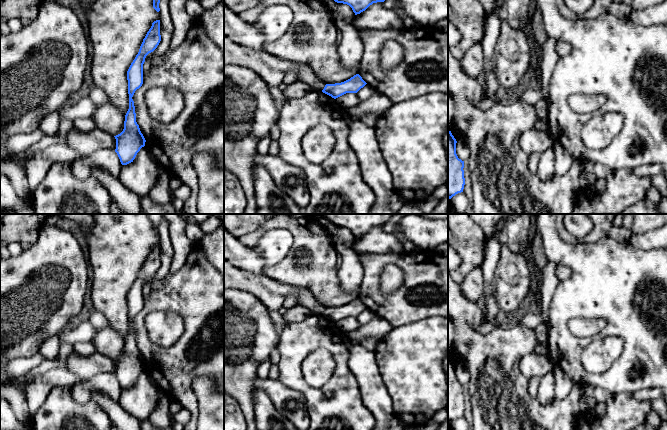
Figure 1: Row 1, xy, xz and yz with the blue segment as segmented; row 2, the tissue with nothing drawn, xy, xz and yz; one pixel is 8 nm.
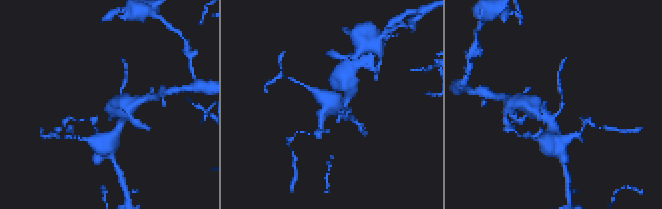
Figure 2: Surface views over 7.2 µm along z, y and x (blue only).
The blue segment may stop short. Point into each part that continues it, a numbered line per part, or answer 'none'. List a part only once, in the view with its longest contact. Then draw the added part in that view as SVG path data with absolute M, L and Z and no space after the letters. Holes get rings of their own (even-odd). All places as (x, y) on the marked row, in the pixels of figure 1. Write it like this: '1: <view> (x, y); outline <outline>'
none

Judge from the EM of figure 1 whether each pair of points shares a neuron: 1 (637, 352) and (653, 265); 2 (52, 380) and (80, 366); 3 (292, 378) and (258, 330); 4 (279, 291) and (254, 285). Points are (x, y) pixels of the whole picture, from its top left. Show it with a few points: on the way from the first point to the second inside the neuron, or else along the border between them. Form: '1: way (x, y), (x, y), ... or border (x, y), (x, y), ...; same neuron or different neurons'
1: way (637, 330), (637, 314), (629, 305), (634, 287); same neuron
2: border (64, 367), (86, 380); different neurons
3: border (281, 331), (276, 347); different neurons
4: way (273, 291), (268, 291), (260, 286); same neuron

